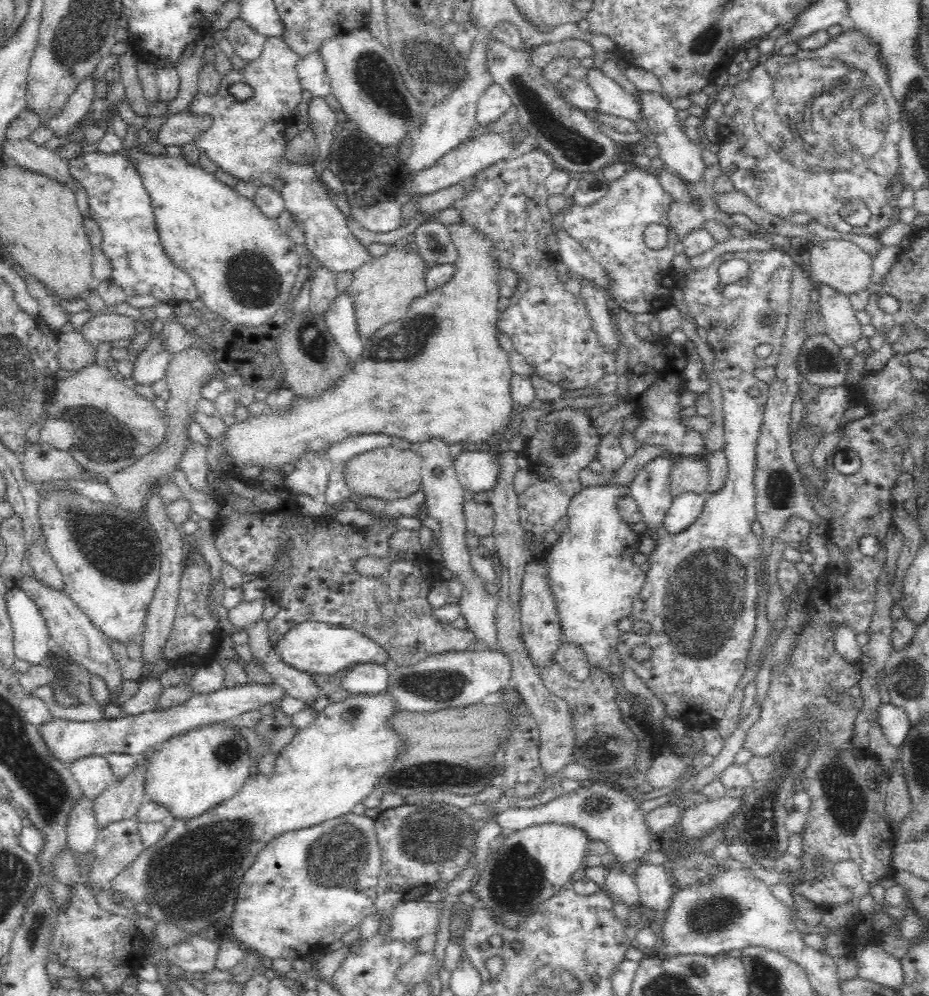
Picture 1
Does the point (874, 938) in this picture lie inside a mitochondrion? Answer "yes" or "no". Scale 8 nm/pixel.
no

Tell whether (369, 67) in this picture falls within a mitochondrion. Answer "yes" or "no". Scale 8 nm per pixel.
yes

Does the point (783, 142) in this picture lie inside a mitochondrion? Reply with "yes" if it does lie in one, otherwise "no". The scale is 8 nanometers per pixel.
yes

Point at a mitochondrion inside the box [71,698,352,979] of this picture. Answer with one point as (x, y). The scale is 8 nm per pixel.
(189, 877)

